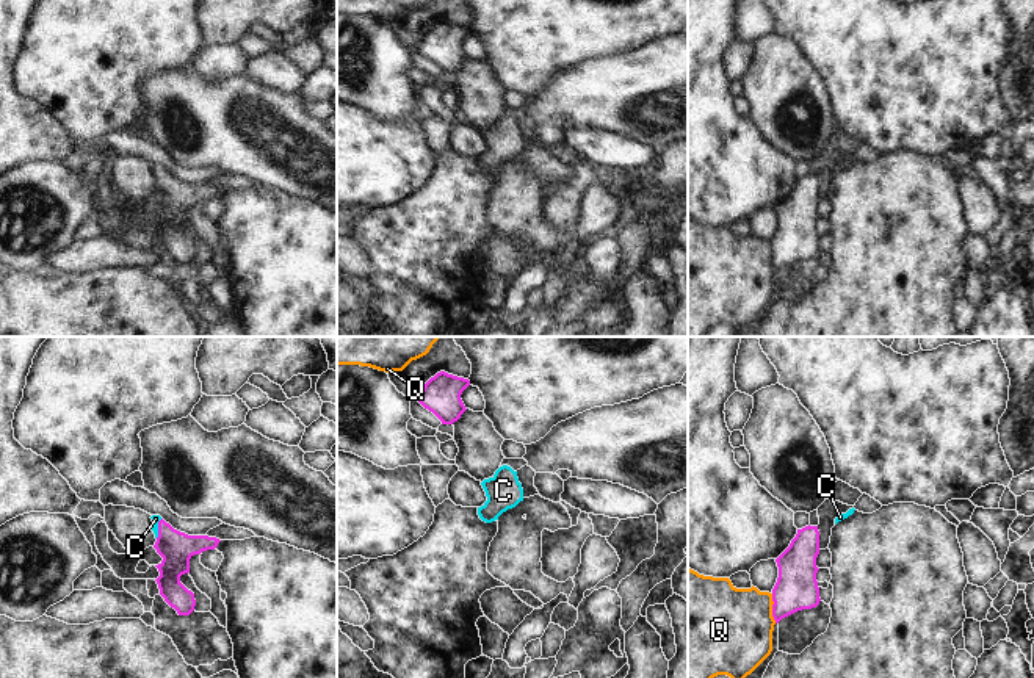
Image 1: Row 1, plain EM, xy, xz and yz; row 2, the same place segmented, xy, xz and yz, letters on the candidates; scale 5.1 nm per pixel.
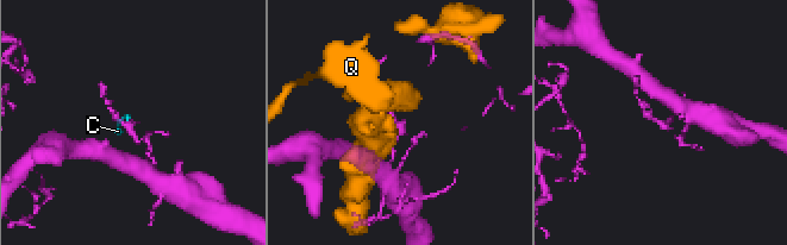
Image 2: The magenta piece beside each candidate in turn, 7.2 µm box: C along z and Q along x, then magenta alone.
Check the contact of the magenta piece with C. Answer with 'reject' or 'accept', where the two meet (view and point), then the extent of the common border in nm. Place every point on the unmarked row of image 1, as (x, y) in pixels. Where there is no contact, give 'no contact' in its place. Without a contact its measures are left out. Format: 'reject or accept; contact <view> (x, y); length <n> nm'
accept; contact xy (159, 177); length 110 nm

